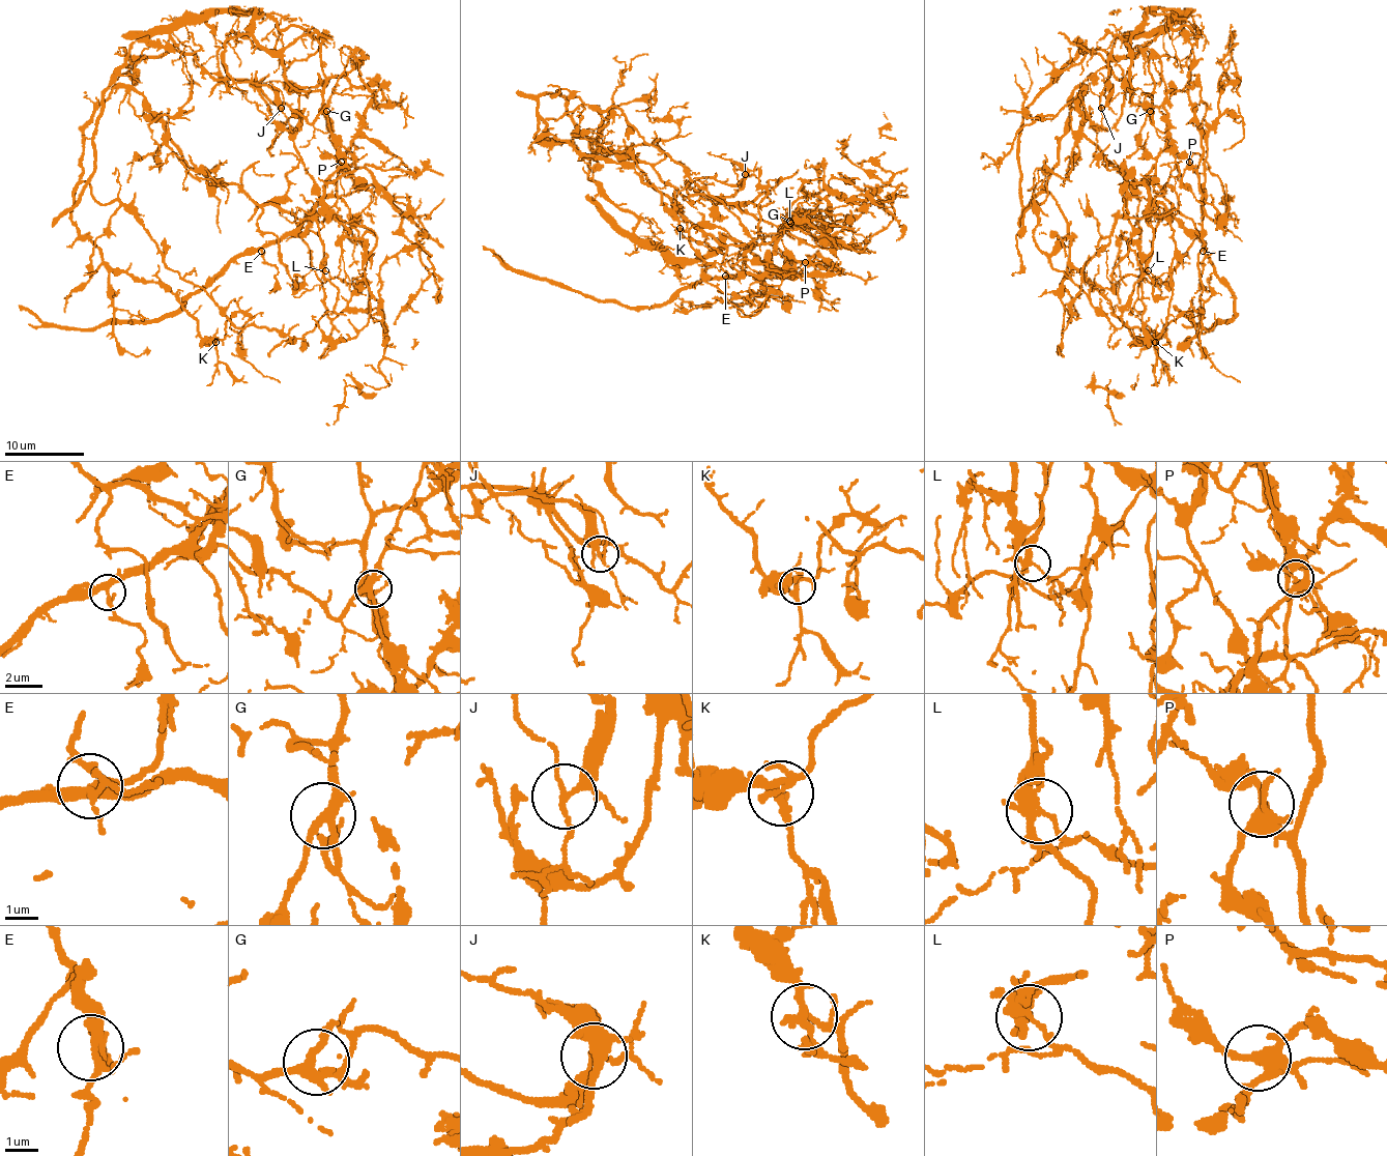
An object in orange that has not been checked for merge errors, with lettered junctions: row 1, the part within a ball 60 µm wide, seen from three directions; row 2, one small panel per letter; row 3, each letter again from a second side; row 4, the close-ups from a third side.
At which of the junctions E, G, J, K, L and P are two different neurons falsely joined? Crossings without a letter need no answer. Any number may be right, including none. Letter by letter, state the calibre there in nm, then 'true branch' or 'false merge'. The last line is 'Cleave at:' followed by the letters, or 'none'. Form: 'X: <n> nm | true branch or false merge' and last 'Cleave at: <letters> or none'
E: 280 nm | true branch
G: 280 nm | true branch
J: 160 nm | false merge
K: 240 nm | true branch
L: 280 nm | false merge
P: 300 nm | true branch
Cleave at: J, L

